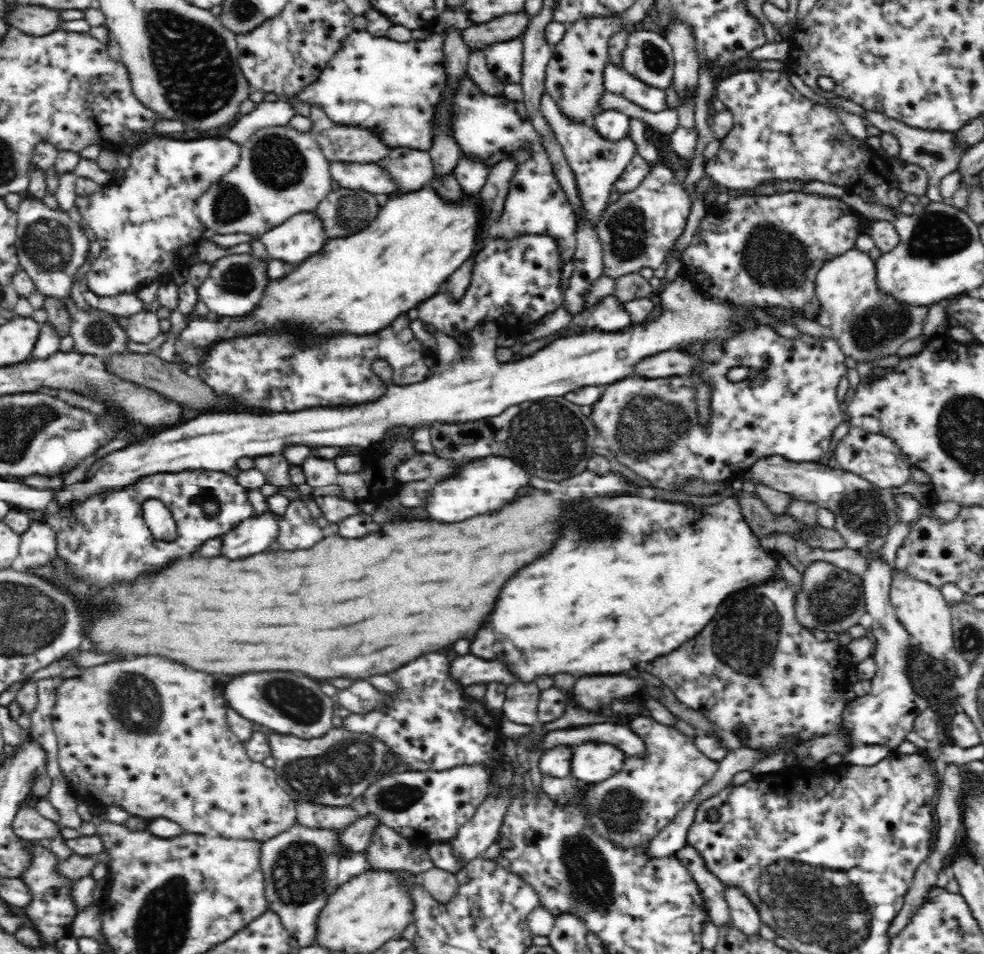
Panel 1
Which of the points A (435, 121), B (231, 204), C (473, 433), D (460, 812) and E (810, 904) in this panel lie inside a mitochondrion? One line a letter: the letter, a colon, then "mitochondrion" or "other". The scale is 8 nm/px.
A: other
B: mitochondrion
C: other
D: other
E: mitochondrion

